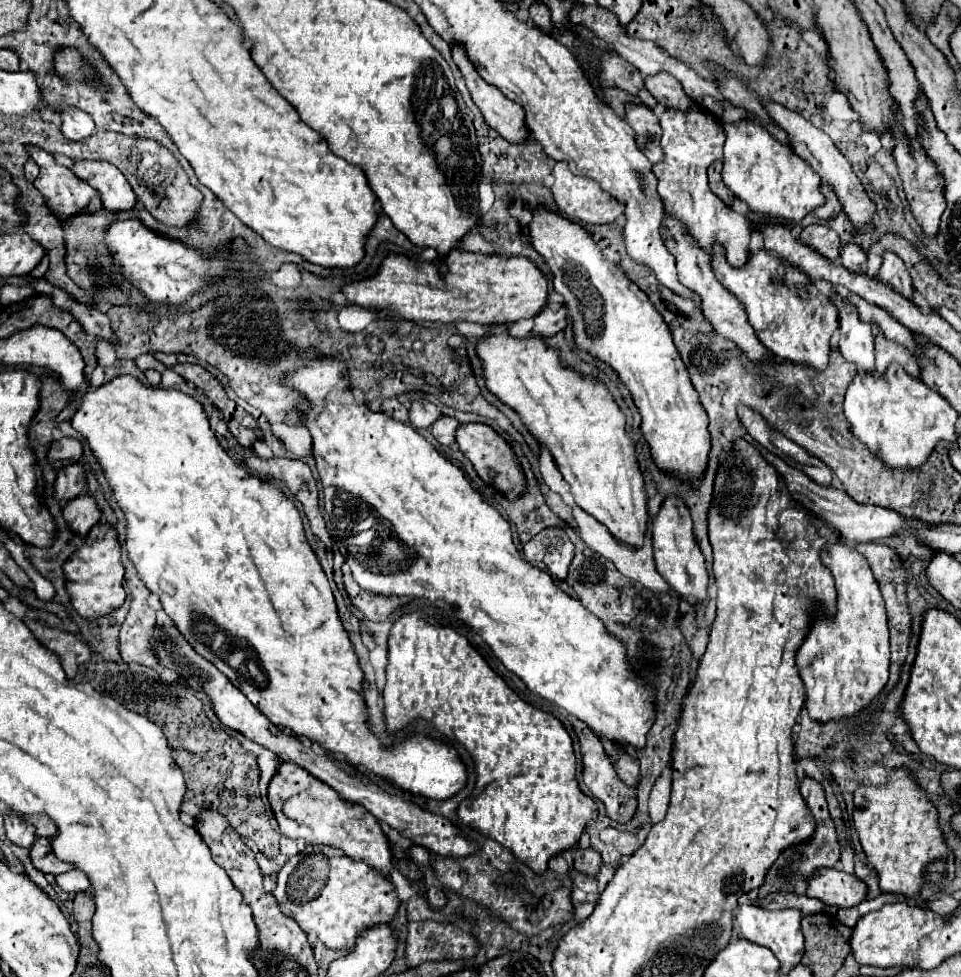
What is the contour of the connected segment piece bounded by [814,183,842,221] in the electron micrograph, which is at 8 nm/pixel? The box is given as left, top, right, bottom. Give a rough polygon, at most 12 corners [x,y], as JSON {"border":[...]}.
{"border":[[822,183],[826,197],[820,209],[814,213],[818,219],[828,221],[842,211],[836,191]]}

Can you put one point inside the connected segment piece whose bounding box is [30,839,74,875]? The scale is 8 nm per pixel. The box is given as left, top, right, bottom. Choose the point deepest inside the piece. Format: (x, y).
(43, 857)

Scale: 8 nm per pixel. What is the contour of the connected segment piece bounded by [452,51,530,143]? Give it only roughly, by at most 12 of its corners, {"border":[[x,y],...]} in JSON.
{"border":[[460,51],[462,71],[486,123],[508,143],[528,141],[524,109],[488,87]]}

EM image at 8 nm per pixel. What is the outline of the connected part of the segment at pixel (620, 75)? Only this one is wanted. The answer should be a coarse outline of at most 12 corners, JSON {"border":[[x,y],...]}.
{"border":[[614,51],[596,65],[602,87],[620,87],[650,109],[658,101],[644,89],[636,67]]}

